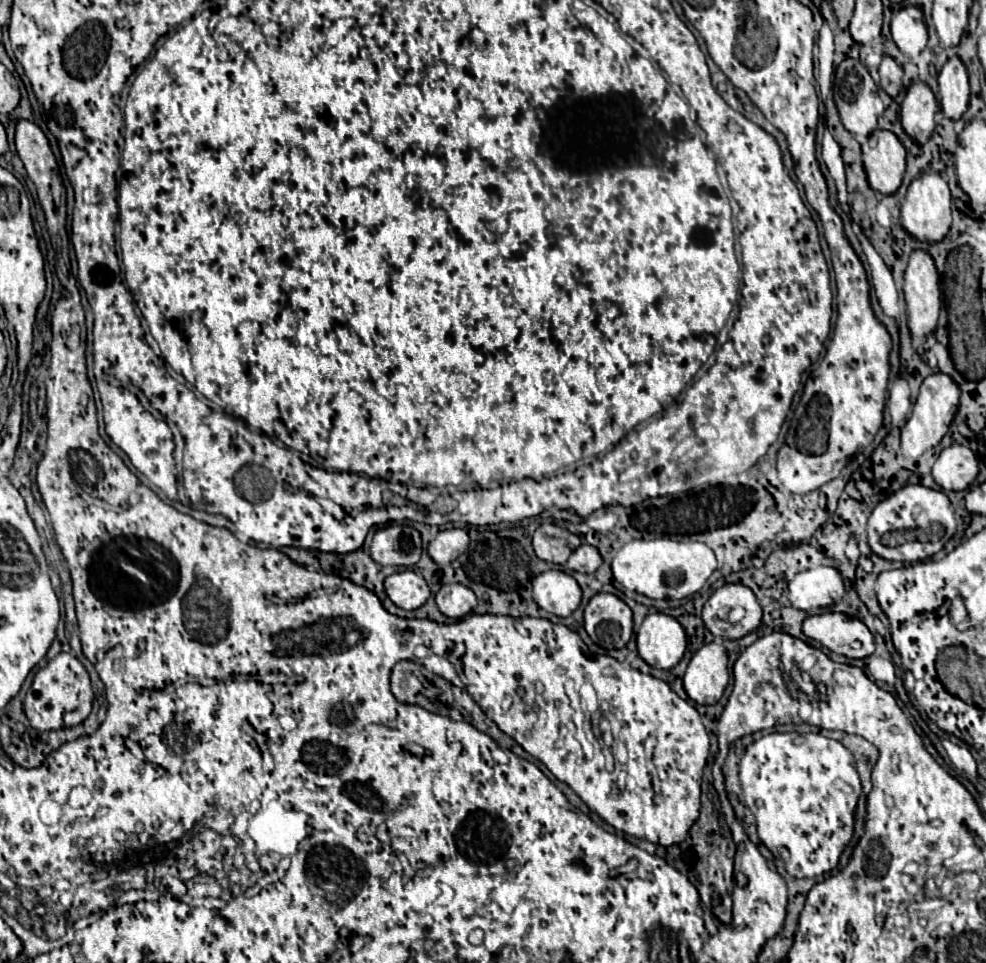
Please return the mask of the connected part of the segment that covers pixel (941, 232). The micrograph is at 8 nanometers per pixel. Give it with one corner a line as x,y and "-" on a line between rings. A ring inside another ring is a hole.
921,174
917,180
911,182
905,202
901,204
901,226
903,230
919,242
941,242
953,224
951,218
951,192
947,182
939,174

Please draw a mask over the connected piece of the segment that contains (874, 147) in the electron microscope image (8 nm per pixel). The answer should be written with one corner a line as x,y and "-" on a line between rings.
875,130
863,144
863,166
869,186
883,196
891,196
903,182
905,148
893,132

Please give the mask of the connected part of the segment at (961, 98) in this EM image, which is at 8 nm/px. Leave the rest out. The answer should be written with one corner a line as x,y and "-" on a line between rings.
955,56
945,62
943,70
939,72
939,96
941,96
941,110
949,120
961,120
969,108
969,78
963,62

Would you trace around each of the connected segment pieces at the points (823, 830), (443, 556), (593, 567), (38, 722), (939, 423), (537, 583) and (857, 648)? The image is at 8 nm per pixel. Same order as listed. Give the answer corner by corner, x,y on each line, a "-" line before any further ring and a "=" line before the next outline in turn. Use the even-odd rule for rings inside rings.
773,732
747,746
741,764
739,778
745,802
757,818
757,830
761,842
773,850
785,846
791,860
785,870
795,878
825,878
837,866
845,846
855,834
855,808
863,792
861,780
855,768
853,754
837,740
821,734
797,734
797,732
=
443,530
439,532
431,542
429,542
429,556
437,562
437,564
449,564
453,560
457,560
457,556
461,556
461,552
465,552
469,546
469,536
465,530
=
589,544
579,546
567,560
567,568
581,574
595,574
601,564
603,564
601,554
597,552
595,546
589,546
=
57,654
53,660
47,662
45,668
41,668
31,688
25,696
25,714
29,718
29,724
35,730
61,730
81,724
89,714
93,706
93,688
87,670
81,666
81,662
73,654
=
943,372
931,374
929,378
925,378
925,382
921,384
921,392
917,396
917,402
913,406
913,412
901,430
903,446
905,448
933,448
935,444
939,444
957,414
959,394
961,394
959,386
=
547,570
533,578
533,600
541,610
567,618
581,604
581,588
573,576
561,570
=
827,612
819,616
809,616
803,622
803,632
827,646
831,652
847,658
867,658
873,654
873,634
859,618
849,618
845,614

